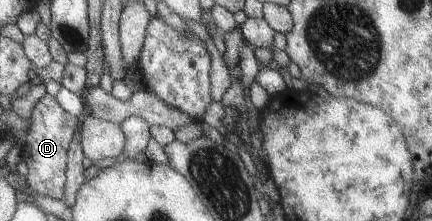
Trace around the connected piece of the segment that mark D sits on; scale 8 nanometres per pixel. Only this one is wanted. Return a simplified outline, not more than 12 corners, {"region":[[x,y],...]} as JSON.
{"region":[[46,94],[23,146],[32,192],[63,200],[80,120]]}

